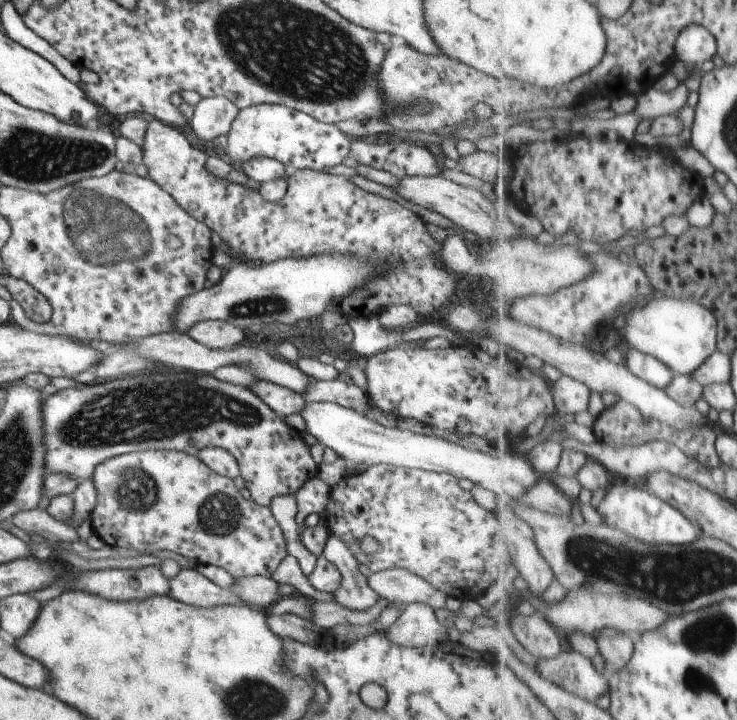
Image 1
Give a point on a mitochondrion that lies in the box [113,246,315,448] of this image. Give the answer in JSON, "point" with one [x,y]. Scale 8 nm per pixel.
{"point":[275,305]}

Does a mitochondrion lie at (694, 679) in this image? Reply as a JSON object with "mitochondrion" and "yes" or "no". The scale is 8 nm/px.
{"mitochondrion":"yes"}

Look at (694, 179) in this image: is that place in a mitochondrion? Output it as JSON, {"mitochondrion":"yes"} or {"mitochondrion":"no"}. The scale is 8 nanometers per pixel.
{"mitochondrion":"no"}

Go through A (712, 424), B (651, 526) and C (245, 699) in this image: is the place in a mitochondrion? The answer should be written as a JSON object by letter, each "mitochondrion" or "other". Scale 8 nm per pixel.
{"A":"other","B":"mitochondrion","C":"mitochondrion"}

